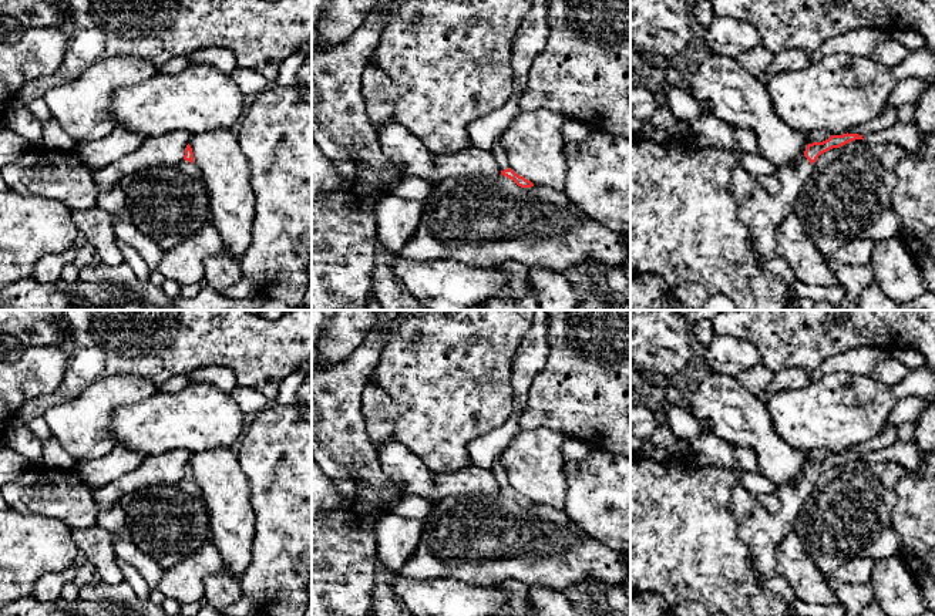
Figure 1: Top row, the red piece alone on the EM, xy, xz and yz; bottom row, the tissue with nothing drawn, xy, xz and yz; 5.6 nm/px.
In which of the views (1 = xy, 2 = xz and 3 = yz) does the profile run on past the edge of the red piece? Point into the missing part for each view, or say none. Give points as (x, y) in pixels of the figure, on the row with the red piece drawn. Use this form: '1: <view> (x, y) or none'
1: xy (187, 168)
2: xz (497, 150)
3: yz (760, 212)

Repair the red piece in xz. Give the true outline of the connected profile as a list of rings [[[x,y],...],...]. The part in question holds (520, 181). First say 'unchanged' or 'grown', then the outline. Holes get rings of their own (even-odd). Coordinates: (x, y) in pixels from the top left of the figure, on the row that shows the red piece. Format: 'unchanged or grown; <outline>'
grown; [[[500,139],[492,145],[491,151],[492,151],[494,156],[495,156],[495,161],[498,164],[498,166],[501,168],[501,175],[512,179],[521,188],[534,186],[534,184],[531,181],[525,179],[524,176],[519,176],[518,174],[515,174],[509,168],[504,147],[501,145]]]

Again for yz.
grown; [[[895,122],[881,132],[858,135],[831,135],[823,142],[808,144],[804,155],[793,165],[783,166],[776,172],[780,181],[780,192],[768,193],[757,176],[750,175],[741,165],[731,174],[731,193],[737,205],[741,223],[749,229],[751,243],[763,259],[777,257],[776,233],[783,219],[793,211],[793,205],[808,179],[813,164],[817,158],[851,141],[895,144],[905,154],[918,151],[922,142],[926,144],[925,158],[935,158],[935,134],[922,135],[914,122]]]

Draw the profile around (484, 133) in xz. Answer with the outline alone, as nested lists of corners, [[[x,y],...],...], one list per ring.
[[[512,90],[509,98],[501,108],[470,124],[468,134],[472,145],[484,151],[492,149],[492,145],[501,138],[501,135],[509,128],[514,118],[521,112],[519,97],[521,94]]]

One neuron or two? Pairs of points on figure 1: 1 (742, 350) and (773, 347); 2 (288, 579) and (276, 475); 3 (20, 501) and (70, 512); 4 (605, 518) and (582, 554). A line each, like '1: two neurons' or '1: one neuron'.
1: two neurons
2: one neuron
3: one neuron
4: two neurons

